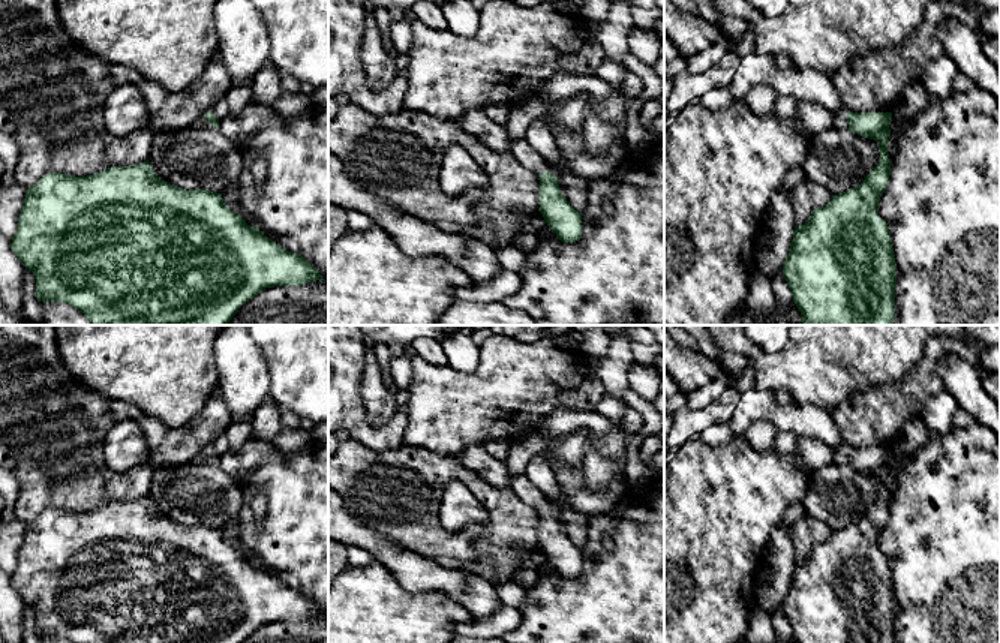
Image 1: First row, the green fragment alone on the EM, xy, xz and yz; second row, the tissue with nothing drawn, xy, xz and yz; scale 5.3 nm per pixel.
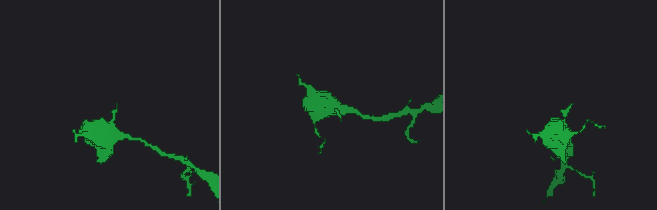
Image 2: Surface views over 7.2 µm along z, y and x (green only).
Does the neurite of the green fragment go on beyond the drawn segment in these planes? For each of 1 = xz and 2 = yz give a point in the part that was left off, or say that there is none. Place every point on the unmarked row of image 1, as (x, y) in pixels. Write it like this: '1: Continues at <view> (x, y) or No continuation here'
1: Continues at xz (522, 487)
2: Continues at yz (840, 451)

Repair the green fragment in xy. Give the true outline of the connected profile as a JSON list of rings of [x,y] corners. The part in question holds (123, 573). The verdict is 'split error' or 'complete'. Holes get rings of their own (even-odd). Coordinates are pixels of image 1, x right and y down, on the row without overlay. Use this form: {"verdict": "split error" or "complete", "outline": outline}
{"verdict": "complete", "outline": [[[145,496],[138,501],[111,502],[97,510],[75,513],[48,508],[34,522],[27,525],[24,541],[18,553],[18,565],[12,573],[12,588],[25,606],[36,615],[36,636],[42,639],[58,637],[72,643],[241,643],[265,624],[298,622],[324,616],[318,604],[300,589],[292,589],[265,573],[258,562],[247,561],[238,549],[231,547],[222,529],[195,525],[184,526],[159,514],[153,501]]]}

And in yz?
{"verdict": "split error", "outline": [[[832,447],[834,463],[850,466],[879,478],[880,496],[865,516],[816,544],[808,558],[795,562],[783,600],[783,612],[798,643],[895,643],[897,600],[888,559],[880,555],[879,537],[885,528],[891,499],[888,478],[892,448]]]}

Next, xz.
{"verdict": "split error", "outline": [[[511,474],[508,486],[517,498],[526,505],[534,507],[540,516],[540,549],[543,550],[549,564],[552,564],[556,573],[564,579],[576,579],[582,573],[582,549],[576,547],[567,534],[559,526],[559,516],[549,507],[550,501],[538,490],[525,474]]]}

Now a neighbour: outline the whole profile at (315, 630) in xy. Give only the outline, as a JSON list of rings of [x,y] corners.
[[[328,615],[265,624],[241,643],[328,643]]]

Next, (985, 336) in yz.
[[[963,325],[967,336],[981,348],[1000,346],[1000,325]]]

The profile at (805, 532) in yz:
[[[804,516],[790,528],[796,562],[805,561],[816,544],[826,541],[832,531],[823,522]]]

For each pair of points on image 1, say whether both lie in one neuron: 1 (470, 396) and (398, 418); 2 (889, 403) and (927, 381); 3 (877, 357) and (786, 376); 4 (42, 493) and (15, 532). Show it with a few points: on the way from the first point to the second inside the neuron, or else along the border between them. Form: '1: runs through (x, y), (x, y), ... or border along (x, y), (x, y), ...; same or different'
1: border along (408, 414), (402, 442); different
2: runs through (898, 402), (918, 385); same
3: runs through (855, 354), (831, 354), (814, 367), (808, 367); same
4: border along (15, 517), (26, 525); different

